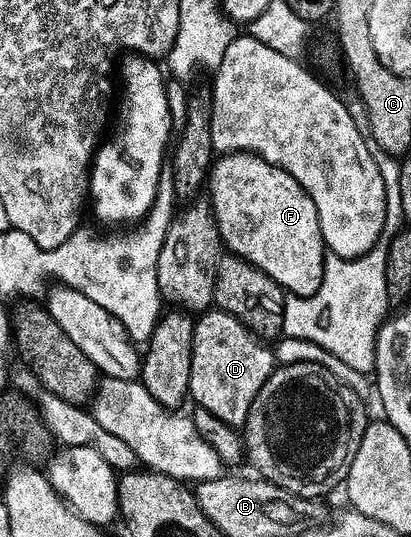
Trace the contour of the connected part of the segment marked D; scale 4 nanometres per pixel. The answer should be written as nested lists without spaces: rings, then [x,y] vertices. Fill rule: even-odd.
[[[215,308],[204,313],[195,323],[193,372],[190,397],[200,410],[213,412],[217,420],[236,428],[247,425],[247,417],[269,376],[277,369],[276,351],[245,328],[241,320]]]

